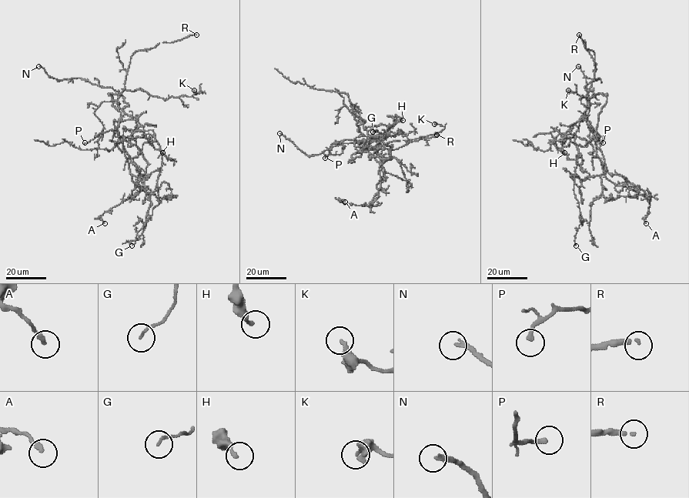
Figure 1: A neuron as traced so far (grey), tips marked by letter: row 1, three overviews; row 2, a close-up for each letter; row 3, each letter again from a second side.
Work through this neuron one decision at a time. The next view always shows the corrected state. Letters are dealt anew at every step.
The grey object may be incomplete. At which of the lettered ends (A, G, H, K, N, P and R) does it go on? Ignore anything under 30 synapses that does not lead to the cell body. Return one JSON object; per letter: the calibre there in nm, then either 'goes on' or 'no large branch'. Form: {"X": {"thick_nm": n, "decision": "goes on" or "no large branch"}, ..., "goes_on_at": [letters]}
{"A": {"thick_nm": 220, "decision": "no large branch"}, "G": {"thick_nm": 110, "decision": "no large branch"}, "H": {"thick_nm": 190, "decision": "no large branch"}, "K": {"thick_nm": 200, "decision": "no large branch"}, "N": {"thick_nm": 190, "decision": "goes on"}, "P": {"thick_nm": 240, "decision": "no large branch"}, "R": {"thick_nm": 190, "decision": "goes on"}, "goes_on_at": ["N", "R"]}

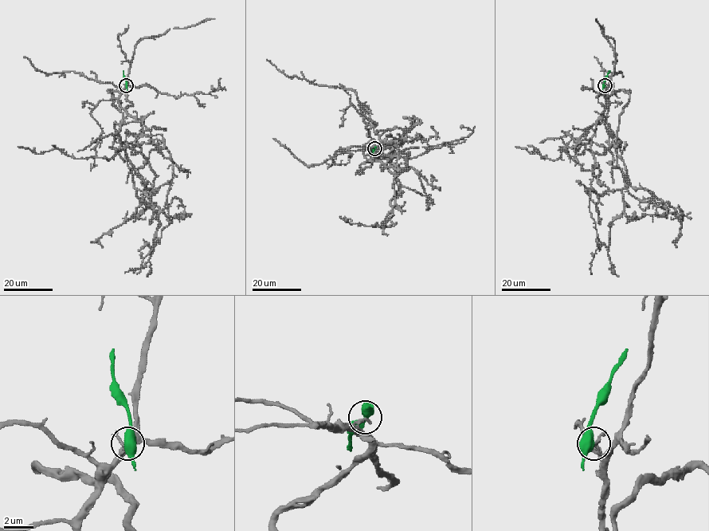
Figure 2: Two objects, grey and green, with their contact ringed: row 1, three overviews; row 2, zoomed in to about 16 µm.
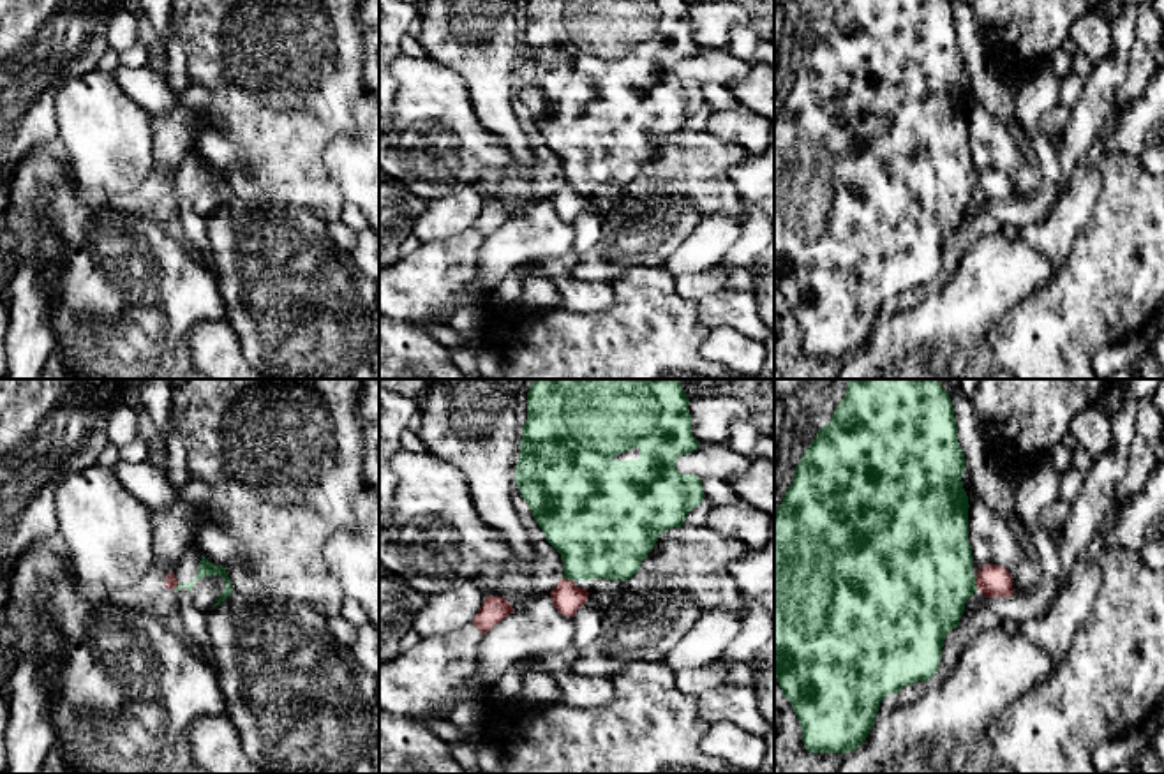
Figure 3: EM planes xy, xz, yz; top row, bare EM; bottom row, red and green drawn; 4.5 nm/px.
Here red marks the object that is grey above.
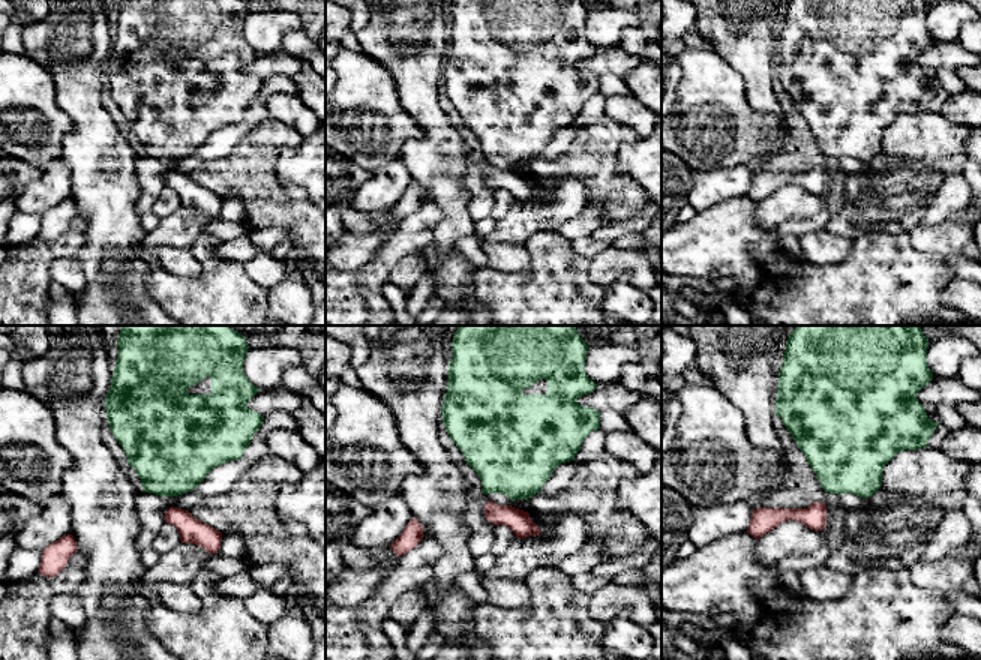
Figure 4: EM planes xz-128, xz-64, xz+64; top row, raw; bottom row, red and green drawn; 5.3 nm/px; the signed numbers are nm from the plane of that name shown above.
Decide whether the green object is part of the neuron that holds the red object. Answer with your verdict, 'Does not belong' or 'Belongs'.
Does not belong

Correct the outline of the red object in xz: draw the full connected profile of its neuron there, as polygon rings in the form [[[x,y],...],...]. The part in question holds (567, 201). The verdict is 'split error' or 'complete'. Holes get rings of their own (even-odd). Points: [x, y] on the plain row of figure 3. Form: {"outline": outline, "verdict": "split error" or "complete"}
{"outline": [[[561,183],[550,201],[559,219],[573,222],[587,206],[589,197],[587,194],[577,192],[573,185]]], "verdict": "complete"}

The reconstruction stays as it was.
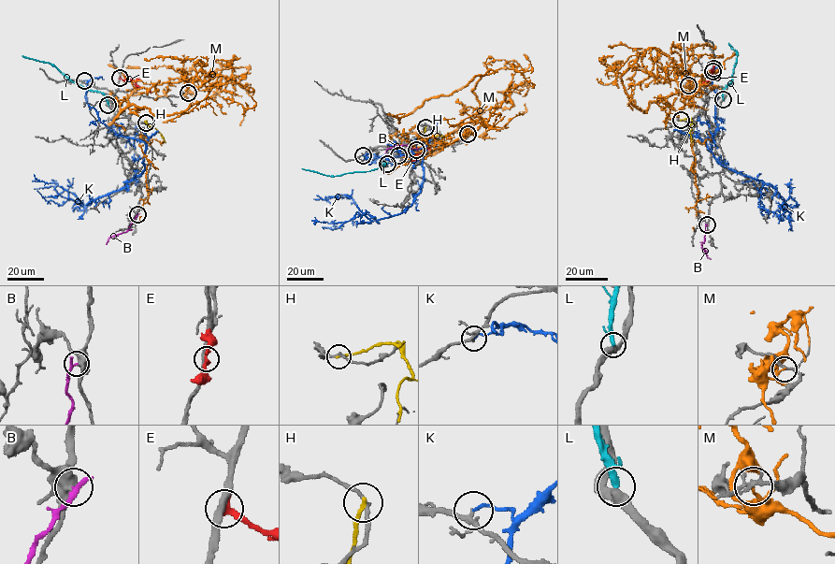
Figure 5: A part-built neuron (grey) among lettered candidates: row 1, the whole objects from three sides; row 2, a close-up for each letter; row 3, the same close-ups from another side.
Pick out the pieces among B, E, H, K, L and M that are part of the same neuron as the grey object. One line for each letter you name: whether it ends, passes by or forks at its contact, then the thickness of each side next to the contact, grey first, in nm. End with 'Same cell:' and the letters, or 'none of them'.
Same cell: none of them

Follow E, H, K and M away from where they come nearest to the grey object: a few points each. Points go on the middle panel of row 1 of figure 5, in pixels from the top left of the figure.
E: (398, 155), (417, 154), (430, 150)
H: (425, 127), (426, 137), (444, 137)
K: (363, 155), (394, 158), (424, 148), (414, 201), (381, 219), (362, 224), (357, 212), (349, 221), (313, 224)
M: (467, 134), (465, 124), (482, 113), (471, 92), (480, 75), (406, 116), (394, 115), (404, 114)

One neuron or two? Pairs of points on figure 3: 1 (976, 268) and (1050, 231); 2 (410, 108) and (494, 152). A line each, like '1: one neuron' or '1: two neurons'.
1: two neurons
2: one neuron

